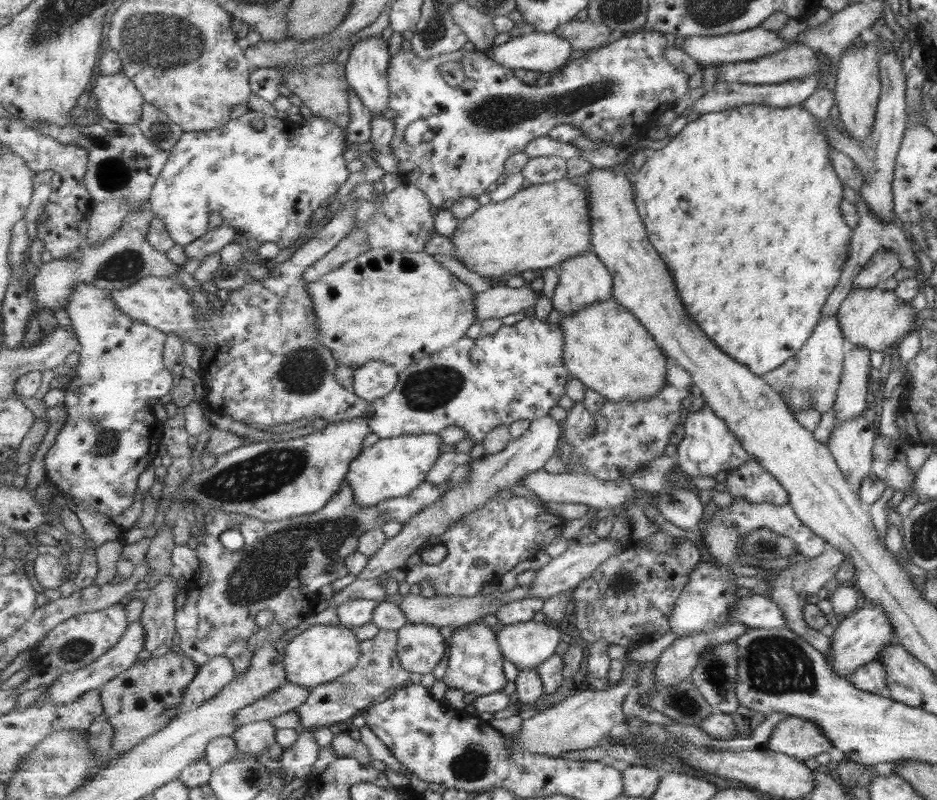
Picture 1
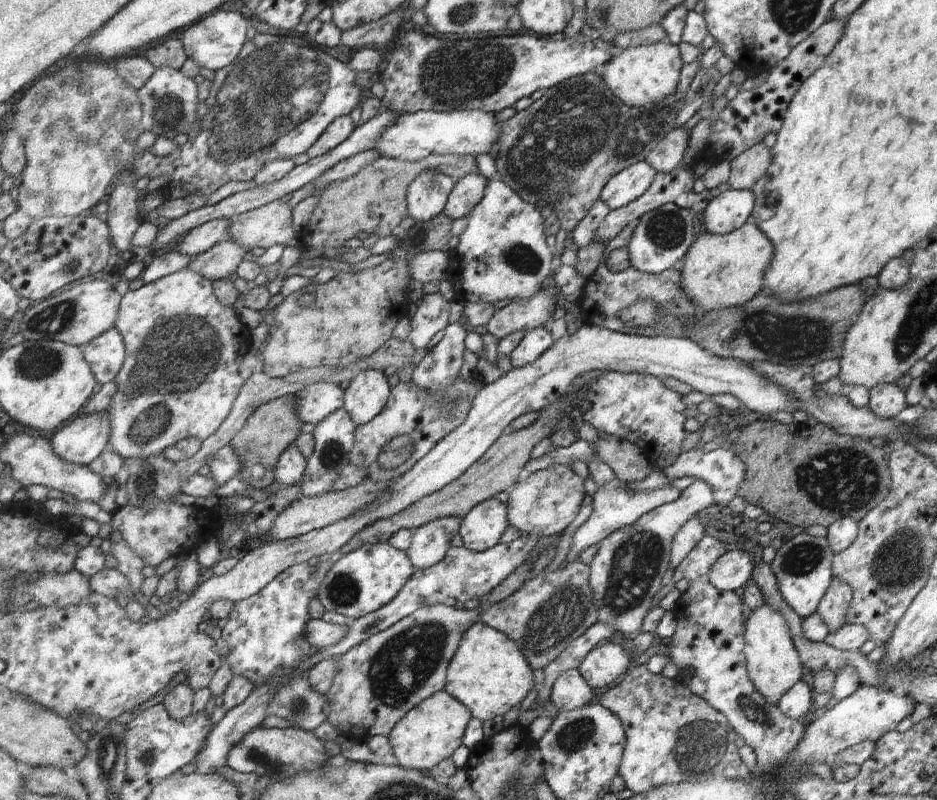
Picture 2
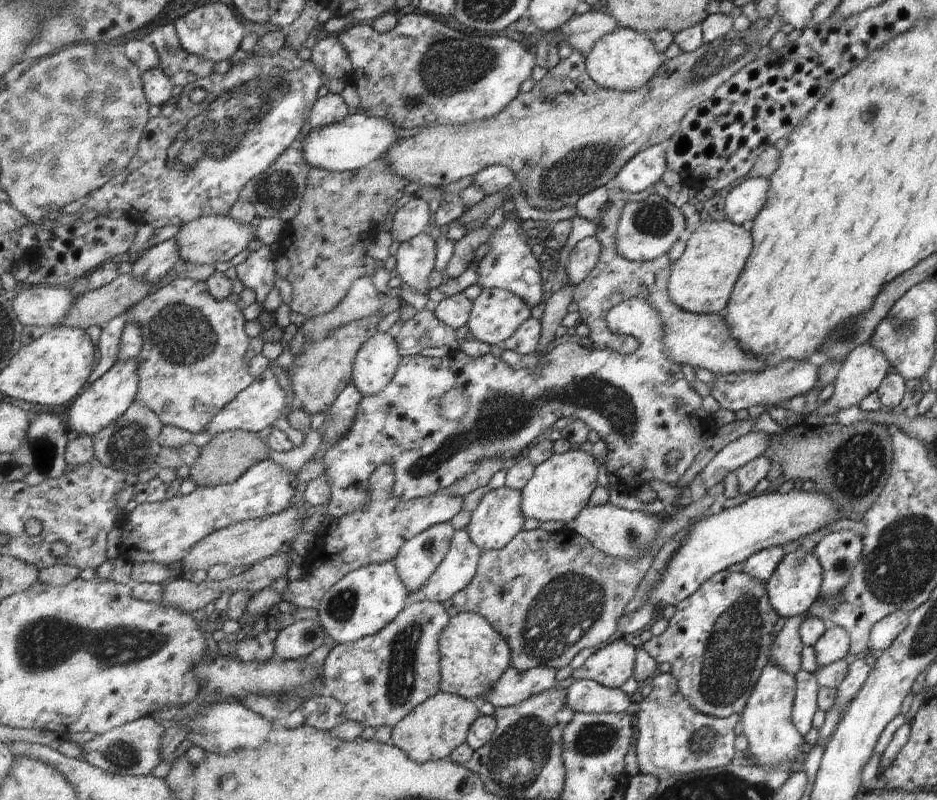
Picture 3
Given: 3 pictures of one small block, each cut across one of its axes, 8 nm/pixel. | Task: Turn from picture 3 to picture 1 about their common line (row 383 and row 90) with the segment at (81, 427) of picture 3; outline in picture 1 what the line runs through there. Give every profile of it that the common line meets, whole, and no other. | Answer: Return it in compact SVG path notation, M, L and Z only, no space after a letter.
M124 72L97 76L90 91L97 96L99 109L111 122L135 125L141 120L146 100Z

